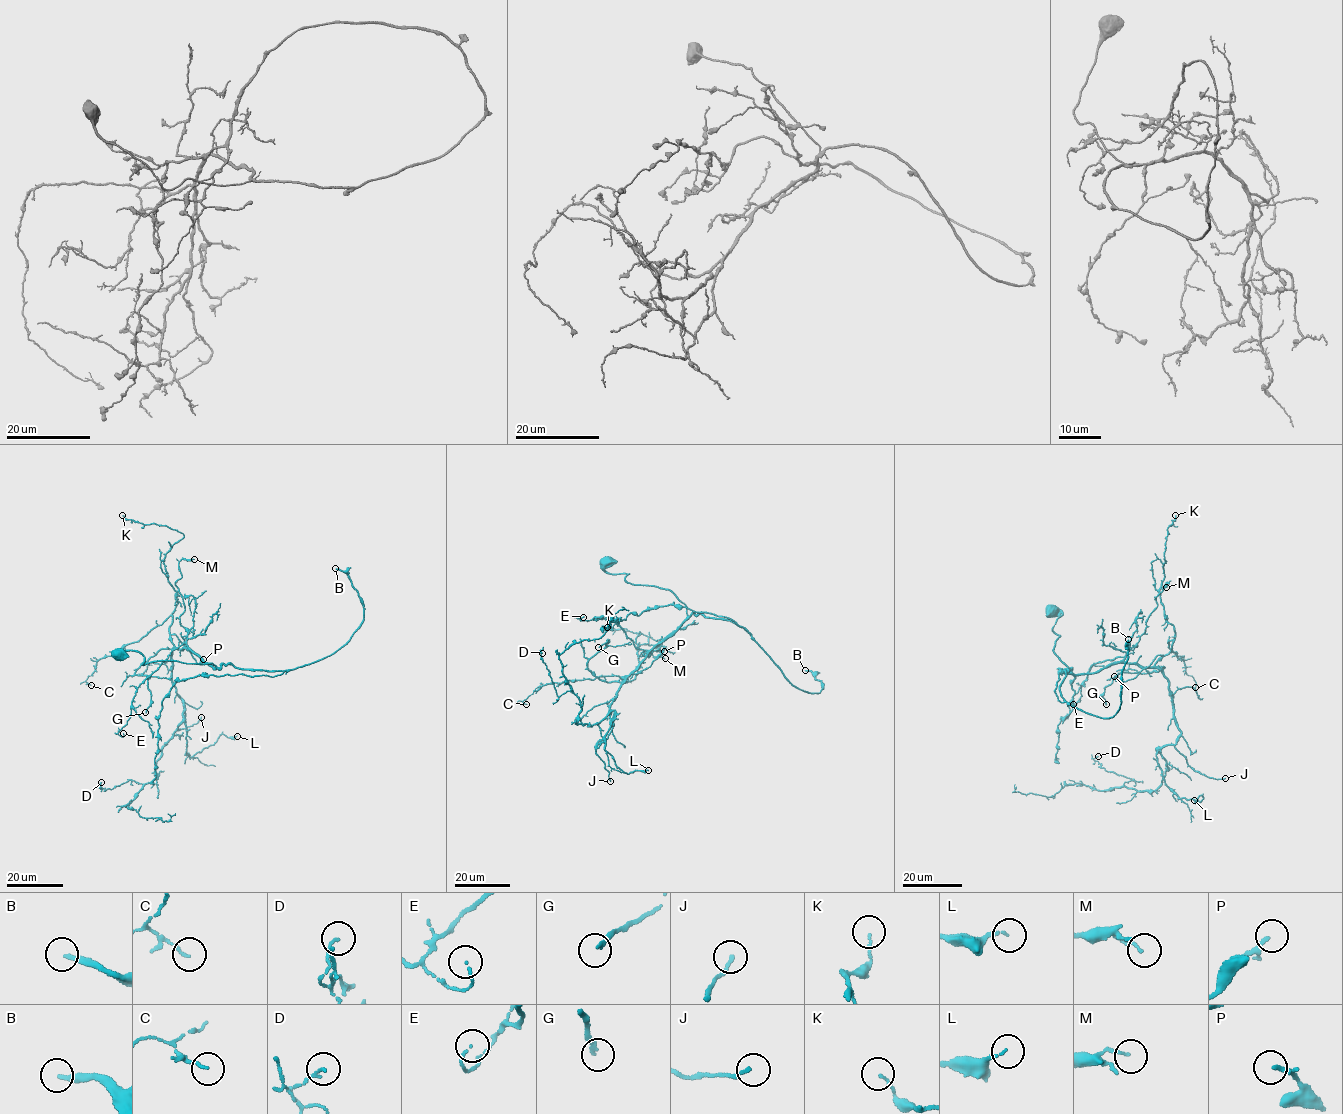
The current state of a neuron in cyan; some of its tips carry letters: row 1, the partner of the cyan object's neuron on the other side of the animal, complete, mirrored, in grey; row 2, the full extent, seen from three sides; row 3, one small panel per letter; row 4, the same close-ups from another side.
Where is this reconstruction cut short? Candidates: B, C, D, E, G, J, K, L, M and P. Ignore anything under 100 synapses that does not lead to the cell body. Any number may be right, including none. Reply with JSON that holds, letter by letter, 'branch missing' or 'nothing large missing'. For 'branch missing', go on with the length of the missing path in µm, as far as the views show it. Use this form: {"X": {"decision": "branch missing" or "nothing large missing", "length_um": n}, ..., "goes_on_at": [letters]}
{"B": {"decision": "branch missing", "length_um": 200}, "C": {"decision": "nothing large missing"}, "D": {"decision": "nothing large missing"}, "E": {"decision": "nothing large missing"}, "G": {"decision": "nothing large missing"}, "J": {"decision": "nothing large missing"}, "K": {"decision": "nothing large missing"}, "L": {"decision": "nothing large missing"}, "M": {"decision": "nothing large missing"}, "P": {"decision": "nothing large missing"}, "goes_on_at": ["B"]}

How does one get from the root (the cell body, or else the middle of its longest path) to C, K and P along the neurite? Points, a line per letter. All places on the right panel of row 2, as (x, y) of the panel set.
C: (1050, 611), (1062, 614), (1052, 650), (1073, 673), (1153, 666), (1173, 639), (1195, 687)
K: (1050, 611), (1062, 614), (1052, 650), (1073, 673), (1153, 666), (1175, 635), (1159, 588), (1175, 515)
P: (1050, 611), (1062, 614), (1052, 650), (1075, 674), (1124, 662), (1150, 667), (1162, 656), (1132, 679), (1114, 676)

